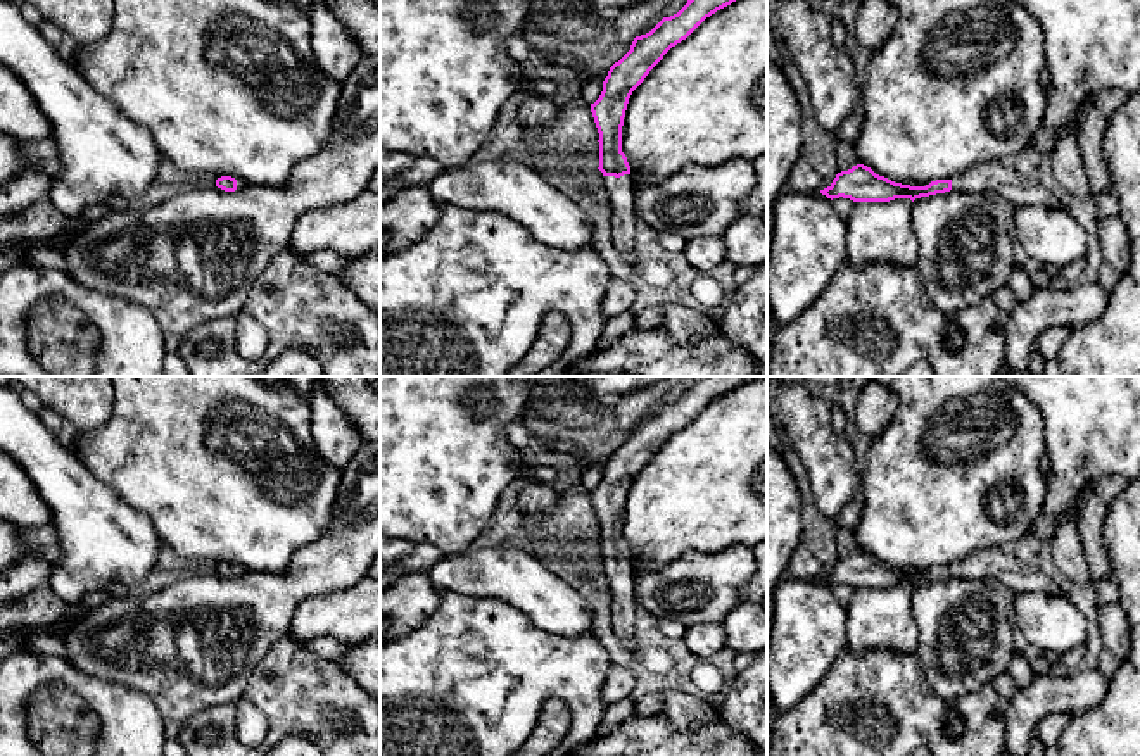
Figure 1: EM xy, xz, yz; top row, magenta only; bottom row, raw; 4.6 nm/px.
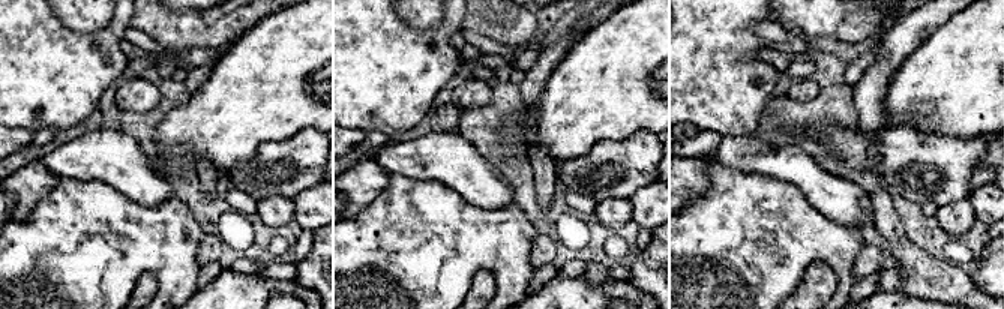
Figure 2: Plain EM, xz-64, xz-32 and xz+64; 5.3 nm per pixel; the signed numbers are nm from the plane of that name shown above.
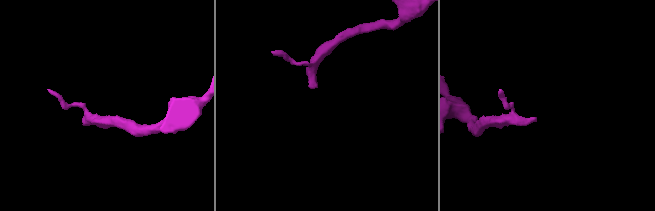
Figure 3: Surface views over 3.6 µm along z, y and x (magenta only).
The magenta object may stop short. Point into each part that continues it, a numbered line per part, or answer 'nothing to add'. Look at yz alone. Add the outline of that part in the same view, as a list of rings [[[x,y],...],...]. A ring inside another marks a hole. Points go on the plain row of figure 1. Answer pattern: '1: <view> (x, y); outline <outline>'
1: yz (992, 563); outline [[[1000,547],[978,551],[966,559],[952,564],[955,578],[990,578],[1012,592],[1045,592],[1061,594],[1059,587],[1040,570],[1007,556]]]

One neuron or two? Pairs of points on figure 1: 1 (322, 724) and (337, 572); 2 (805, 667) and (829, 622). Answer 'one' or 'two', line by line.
1: two
2: one

